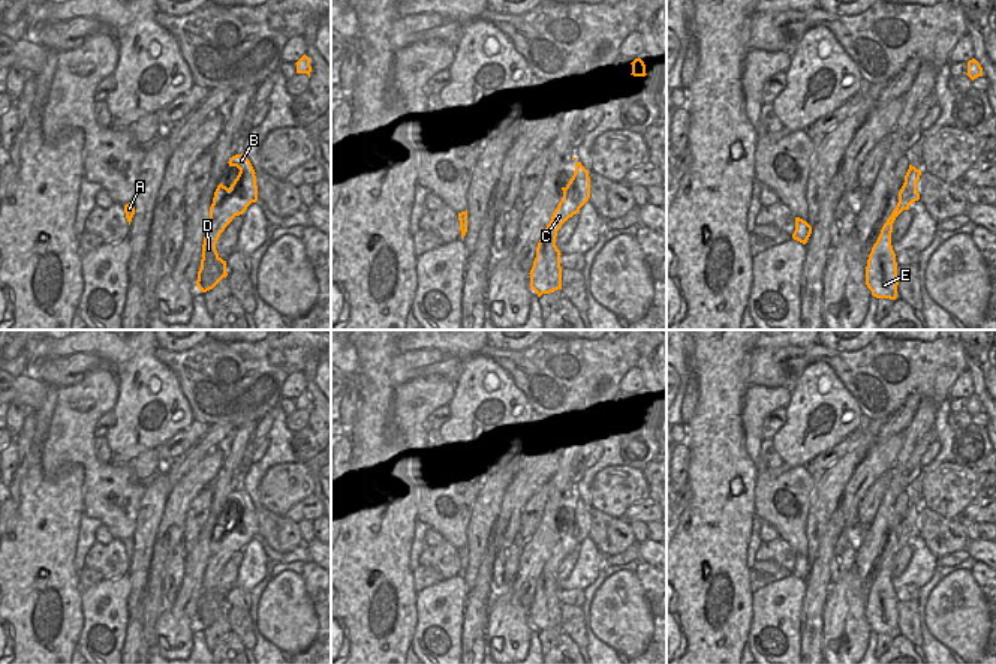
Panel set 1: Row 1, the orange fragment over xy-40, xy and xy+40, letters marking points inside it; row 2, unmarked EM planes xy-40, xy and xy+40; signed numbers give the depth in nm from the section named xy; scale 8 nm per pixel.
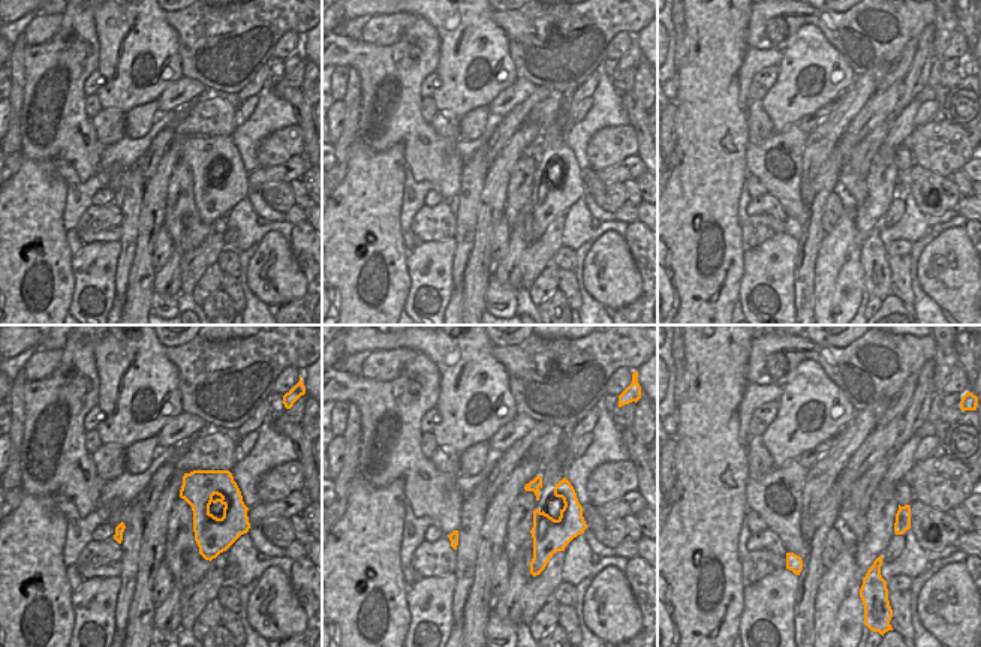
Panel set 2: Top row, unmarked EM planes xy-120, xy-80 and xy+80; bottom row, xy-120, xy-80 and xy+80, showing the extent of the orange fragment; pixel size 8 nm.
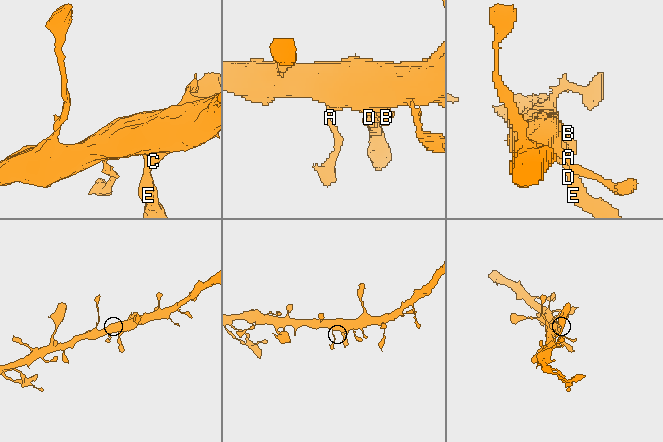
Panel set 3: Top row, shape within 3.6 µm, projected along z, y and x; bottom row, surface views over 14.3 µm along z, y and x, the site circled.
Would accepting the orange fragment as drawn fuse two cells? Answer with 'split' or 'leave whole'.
leave whole

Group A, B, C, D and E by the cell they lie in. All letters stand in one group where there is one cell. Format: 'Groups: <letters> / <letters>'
Groups: A B C D E.

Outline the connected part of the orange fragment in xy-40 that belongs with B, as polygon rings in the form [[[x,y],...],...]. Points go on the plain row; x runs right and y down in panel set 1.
[[[241,489],[232,492],[228,499],[229,502],[237,502],[240,508],[229,525],[220,519],[214,528],[210,543],[210,561],[204,573],[201,604],[196,616],[202,628],[213,625],[228,612],[226,597],[216,586],[220,570],[235,552],[243,550],[252,538],[258,537],[256,508],[250,496]]]

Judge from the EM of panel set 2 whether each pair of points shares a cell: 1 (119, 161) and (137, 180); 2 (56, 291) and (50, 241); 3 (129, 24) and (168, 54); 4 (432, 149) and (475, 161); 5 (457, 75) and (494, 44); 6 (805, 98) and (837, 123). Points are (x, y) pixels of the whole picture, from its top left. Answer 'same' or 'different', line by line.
1: different
2: same
3: same
4: different
5: same
6: different

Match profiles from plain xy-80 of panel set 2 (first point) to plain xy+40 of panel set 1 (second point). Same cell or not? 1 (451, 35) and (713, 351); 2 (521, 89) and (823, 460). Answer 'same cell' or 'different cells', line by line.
1: different cells
2: same cell

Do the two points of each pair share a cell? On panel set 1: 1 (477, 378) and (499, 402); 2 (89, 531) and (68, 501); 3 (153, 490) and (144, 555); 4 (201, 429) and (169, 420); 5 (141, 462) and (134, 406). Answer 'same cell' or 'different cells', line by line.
1: same cell
2: different cells
3: same cell
4: different cells
5: different cells

